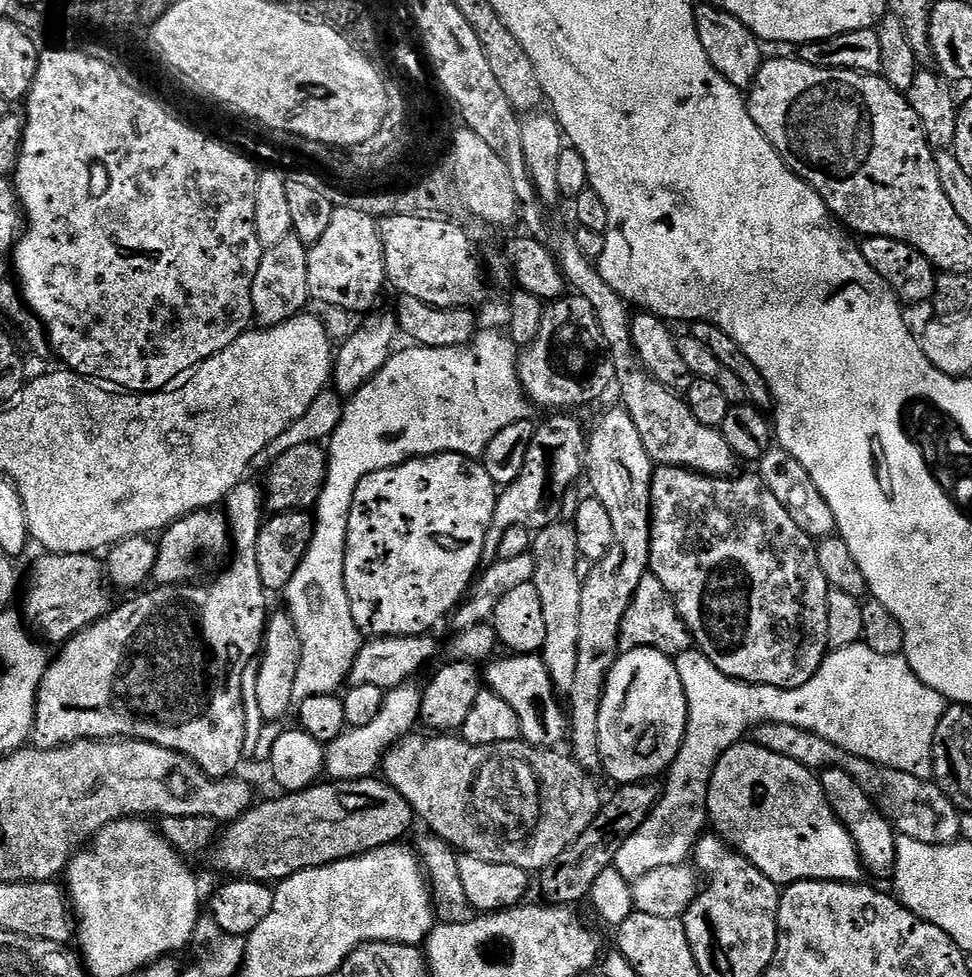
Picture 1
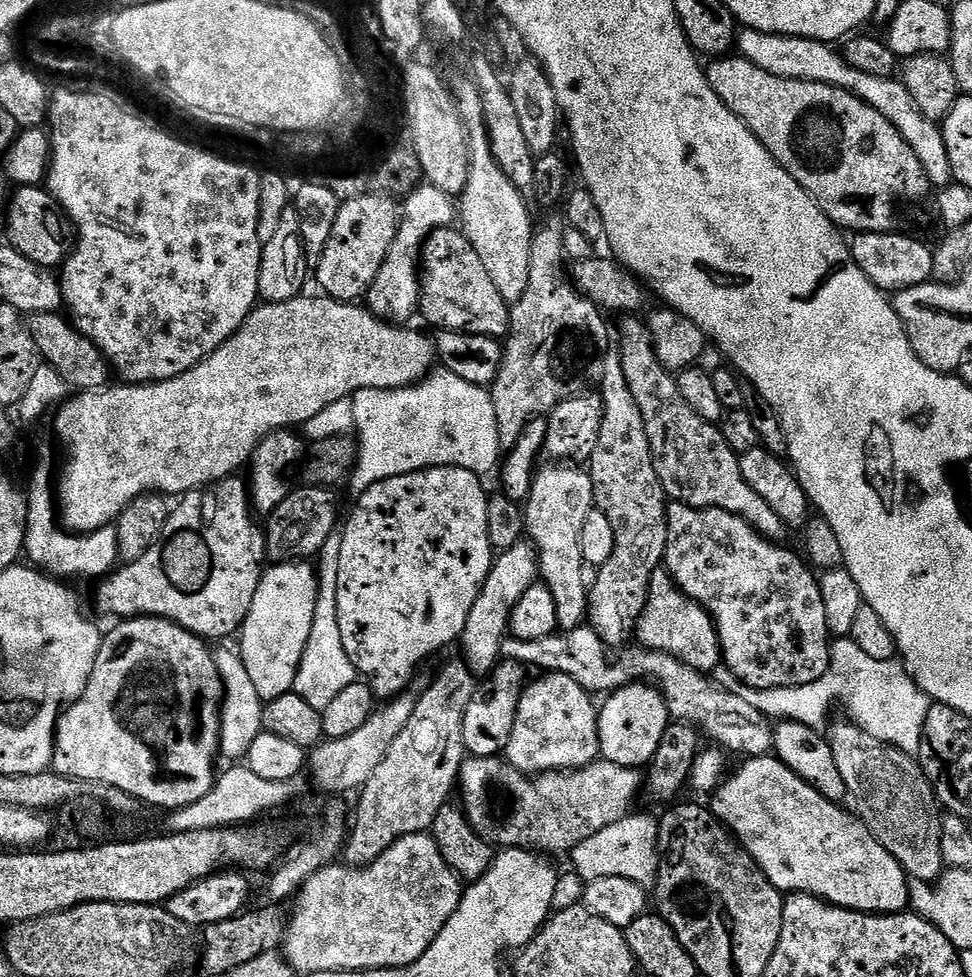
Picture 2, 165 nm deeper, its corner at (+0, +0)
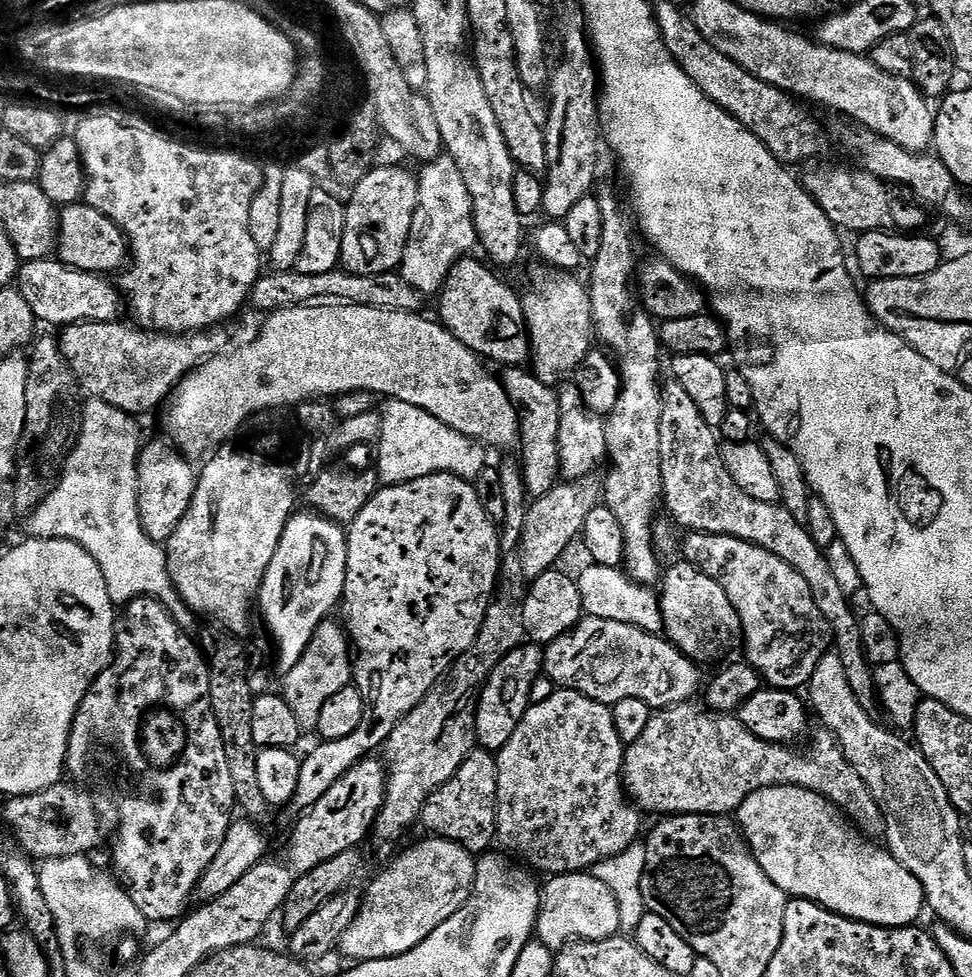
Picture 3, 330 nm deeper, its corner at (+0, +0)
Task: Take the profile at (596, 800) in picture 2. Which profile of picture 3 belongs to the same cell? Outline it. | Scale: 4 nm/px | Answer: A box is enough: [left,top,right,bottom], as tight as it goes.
[622,704,881,834]

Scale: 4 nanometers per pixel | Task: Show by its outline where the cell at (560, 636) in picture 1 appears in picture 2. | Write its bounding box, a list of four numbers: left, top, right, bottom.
[522,462,596,632]

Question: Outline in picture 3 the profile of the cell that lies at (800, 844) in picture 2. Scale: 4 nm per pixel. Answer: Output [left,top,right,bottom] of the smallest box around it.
[734,784,925,928]

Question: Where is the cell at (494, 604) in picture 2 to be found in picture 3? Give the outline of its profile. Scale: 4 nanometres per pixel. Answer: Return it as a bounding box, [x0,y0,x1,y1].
[518,478,602,582]

